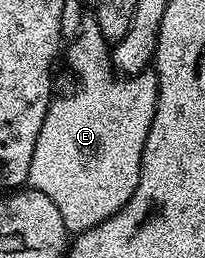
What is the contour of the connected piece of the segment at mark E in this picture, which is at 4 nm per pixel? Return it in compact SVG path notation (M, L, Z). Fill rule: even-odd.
M86 18L82 24L82 29L78 32L78 37L70 44L70 49L66 52L66 60L70 63L70 68L74 71L74 76L78 79L78 85L74 92L67 96L51 99L48 110L44 114L44 126L40 126L40 134L36 138L36 150L32 150L32 166L30 167L29 187L36 189L40 194L52 198L52 206L60 210L60 218L64 218L64 226L67 233L77 234L92 230L100 222L112 218L122 209L124 205L132 198L136 186L140 182L140 166L142 165L142 155L144 154L144 142L148 142L148 130L152 130L152 118L156 114L156 102L158 101L158 78L153 71L147 70L138 73L136 76L119 78L114 66L110 62L110 52L104 37L100 34L100 26L92 18Z

